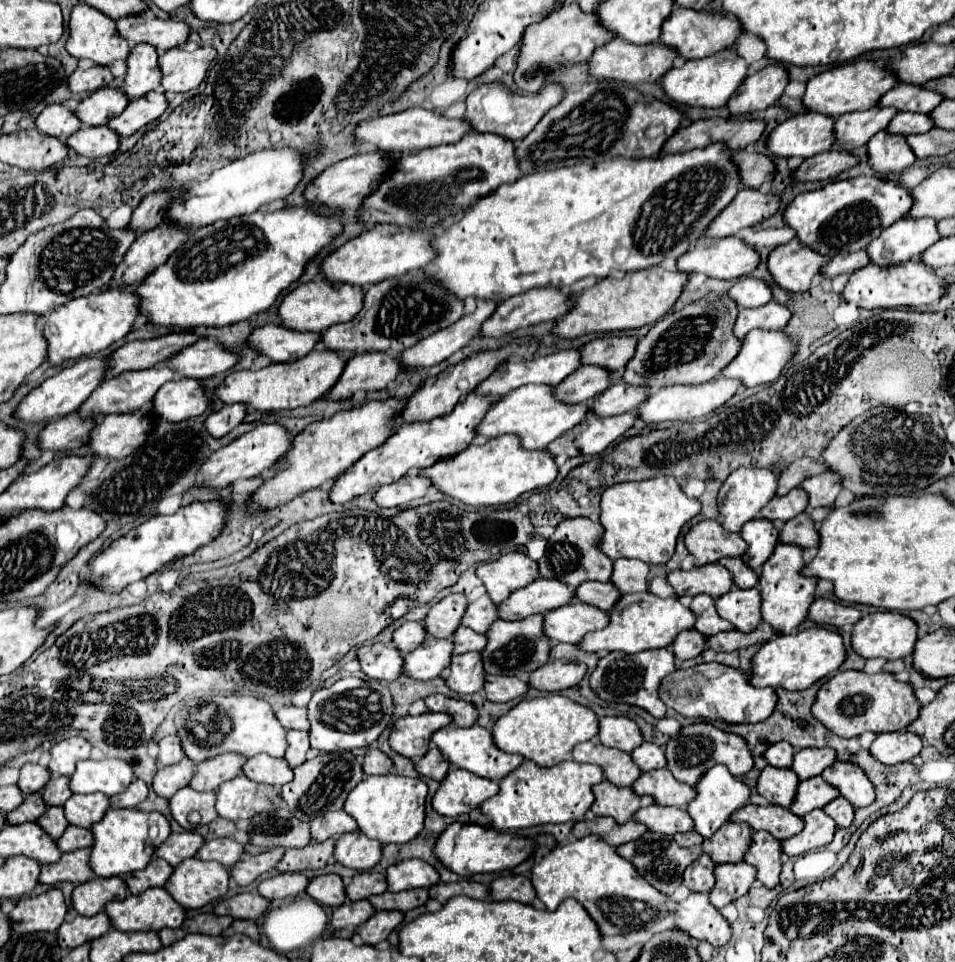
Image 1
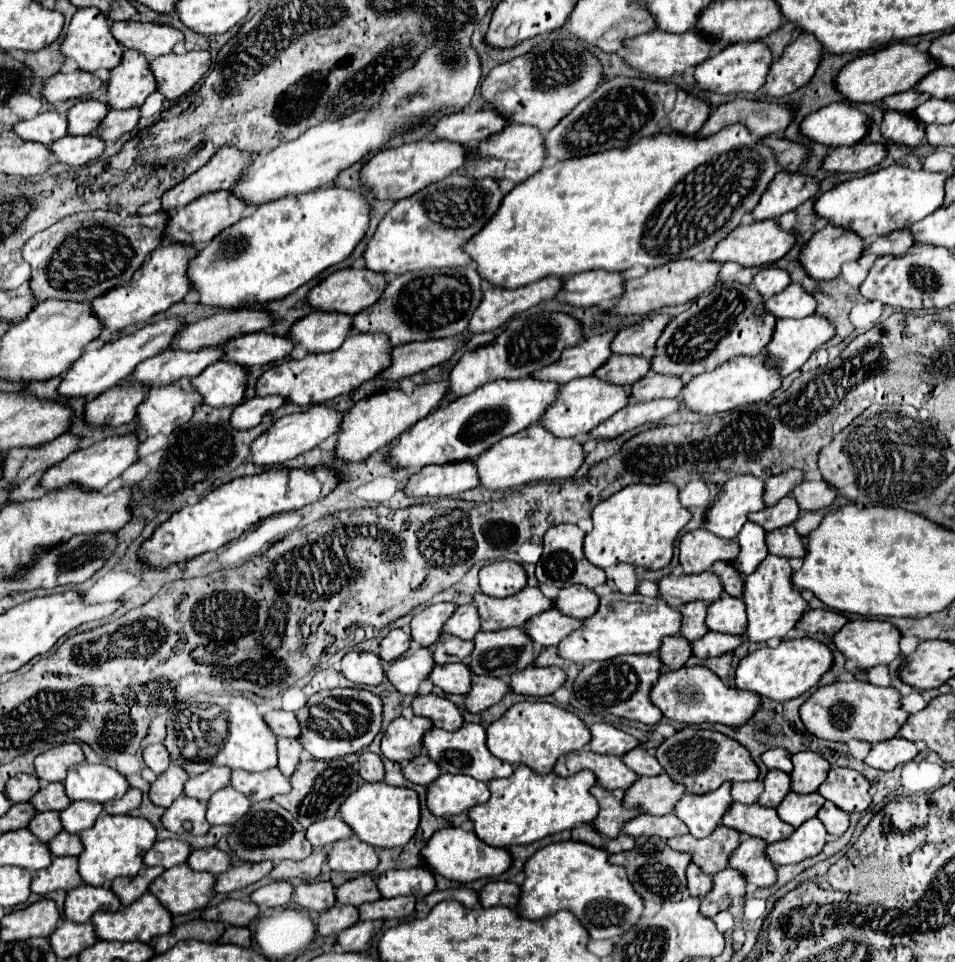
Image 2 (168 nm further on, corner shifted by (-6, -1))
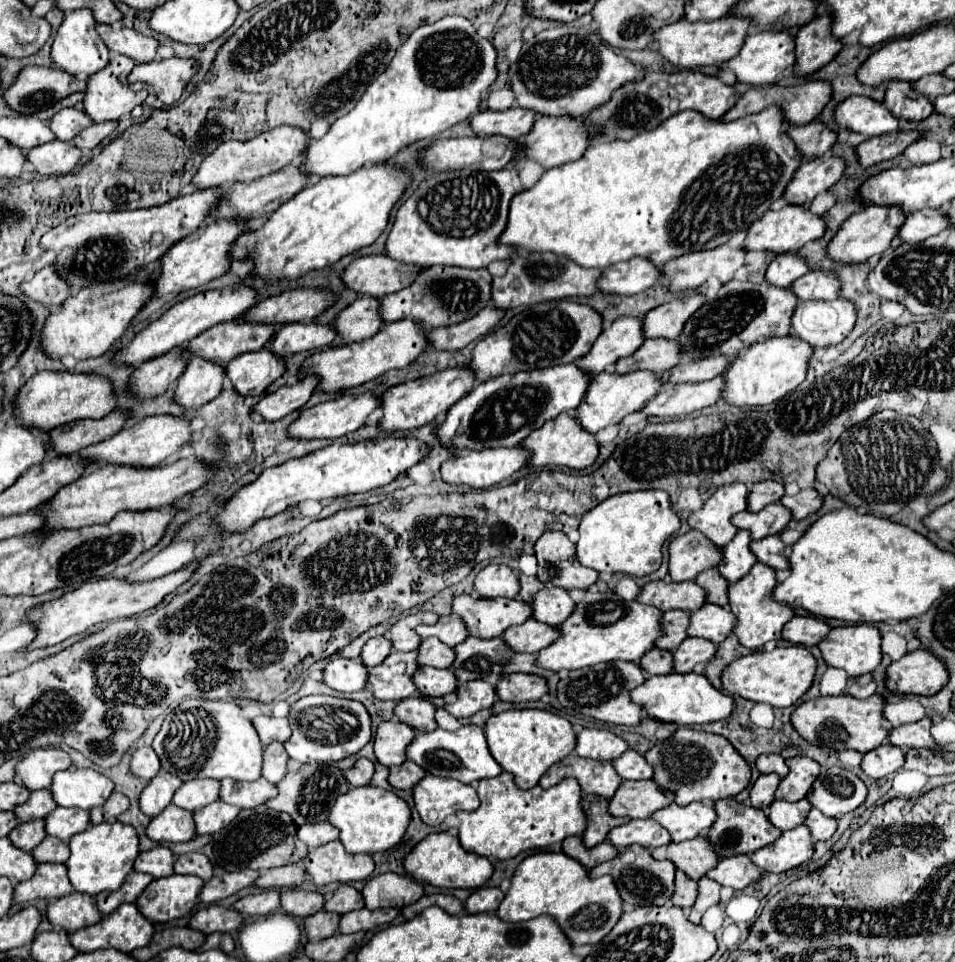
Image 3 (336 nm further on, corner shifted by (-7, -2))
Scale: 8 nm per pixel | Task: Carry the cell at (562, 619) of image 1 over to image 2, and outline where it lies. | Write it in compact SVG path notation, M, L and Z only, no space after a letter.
M557 608L533 616L525 626L531 640L539 646L557 646L565 636L569 636L569 632L575 632L575 628L583 628L583 622L557 612Z

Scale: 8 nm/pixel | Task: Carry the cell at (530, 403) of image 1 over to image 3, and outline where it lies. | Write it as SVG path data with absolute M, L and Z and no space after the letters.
M634 371L634 373L626 373L626 375L610 375L610 373L598 373L582 401L582 405L576 409L576 417L580 419L580 423L584 425L586 431L590 433L598 433L600 429L620 423L626 415L636 413L642 409L642 405L646 405L646 401L650 401L650 397L656 397L664 387L662 375L660 373L652 373L652 371Z

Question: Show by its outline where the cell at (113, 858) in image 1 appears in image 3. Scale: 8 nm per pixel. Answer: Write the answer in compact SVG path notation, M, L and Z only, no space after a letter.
M102 823L74 835L68 841L70 859L66 861L68 879L78 893L98 895L102 891L114 891L122 885L126 875L132 871L134 859L138 857L138 837L134 827L124 823Z

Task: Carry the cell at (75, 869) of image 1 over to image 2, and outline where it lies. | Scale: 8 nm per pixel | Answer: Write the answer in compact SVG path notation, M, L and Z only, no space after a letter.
M65 856L65 858L53 858L53 864L49 868L37 870L33 874L31 890L39 896L45 896L53 890L73 890L81 886L81 876L77 876L77 856Z

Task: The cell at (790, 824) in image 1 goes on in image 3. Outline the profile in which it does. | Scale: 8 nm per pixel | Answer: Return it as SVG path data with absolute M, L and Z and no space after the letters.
M718 799L714 803L714 811L716 811L716 821L708 831L708 841L712 843L714 851L720 857L734 857L734 855L750 855L756 849L762 849L764 845L774 843L780 837L780 829L776 829L774 825L770 825L768 817L764 815L764 811L758 811L750 805L738 803L734 799Z

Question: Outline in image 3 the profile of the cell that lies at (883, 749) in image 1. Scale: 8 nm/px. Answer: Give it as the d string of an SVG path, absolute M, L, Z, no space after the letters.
M882 743L880 747L864 753L864 759L860 763L862 771L872 779L882 779L894 771L898 771L904 765L904 753L902 749Z

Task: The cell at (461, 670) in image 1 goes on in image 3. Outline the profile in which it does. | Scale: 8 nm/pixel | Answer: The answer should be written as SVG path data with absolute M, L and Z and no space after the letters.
M418 667L412 681L418 687L422 697L444 697L448 693L454 693L458 687L458 681L454 679L452 669Z

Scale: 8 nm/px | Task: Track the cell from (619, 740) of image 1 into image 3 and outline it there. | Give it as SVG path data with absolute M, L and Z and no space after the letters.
M582 729L576 735L574 753L578 757L614 761L628 749L628 743L606 729Z

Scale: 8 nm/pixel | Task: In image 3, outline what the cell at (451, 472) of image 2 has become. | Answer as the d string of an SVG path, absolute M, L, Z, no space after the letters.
M522 445L502 449L464 451L462 455L442 463L442 479L446 483L462 483L474 489L488 489L508 479L514 471L528 465L530 451Z

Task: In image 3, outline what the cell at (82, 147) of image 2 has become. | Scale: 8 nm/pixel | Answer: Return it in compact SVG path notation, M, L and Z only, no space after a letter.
M48 141L46 145L38 145L26 153L26 161L34 165L36 173L40 175L64 175L70 173L78 159L82 157L82 151L70 143L64 141Z

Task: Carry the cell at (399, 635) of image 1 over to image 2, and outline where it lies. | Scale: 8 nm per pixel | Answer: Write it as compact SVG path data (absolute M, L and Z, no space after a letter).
M393 628L383 640L381 640L381 650L379 650L379 656L383 660L397 660L397 656L401 656L401 652L407 652L411 648L411 642L409 640L409 632L403 630L403 628Z

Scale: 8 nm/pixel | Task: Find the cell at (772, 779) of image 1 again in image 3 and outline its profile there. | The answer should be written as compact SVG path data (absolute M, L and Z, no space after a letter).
M774 773L760 775L758 781L754 783L752 791L750 791L750 803L752 803L752 807L766 811L768 805L774 801L774 793L778 789L778 783L780 783L780 777L774 775Z

